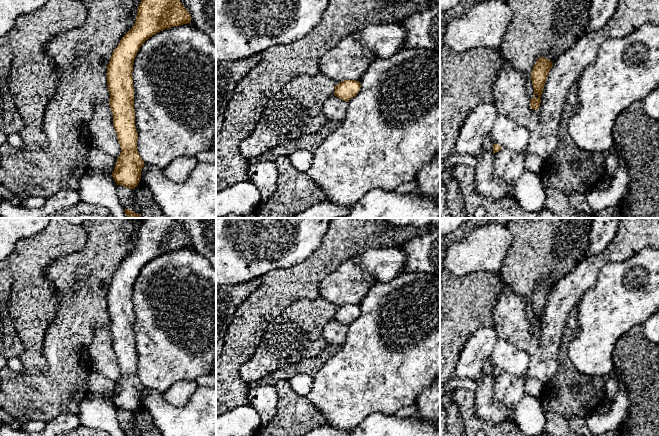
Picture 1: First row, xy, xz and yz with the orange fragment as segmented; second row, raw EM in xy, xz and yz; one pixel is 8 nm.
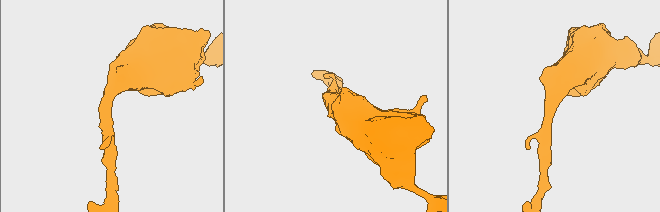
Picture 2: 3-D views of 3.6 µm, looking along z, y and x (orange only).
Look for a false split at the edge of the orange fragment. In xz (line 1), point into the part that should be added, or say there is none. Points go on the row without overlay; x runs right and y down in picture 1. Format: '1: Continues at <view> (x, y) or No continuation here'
1: No continuation here

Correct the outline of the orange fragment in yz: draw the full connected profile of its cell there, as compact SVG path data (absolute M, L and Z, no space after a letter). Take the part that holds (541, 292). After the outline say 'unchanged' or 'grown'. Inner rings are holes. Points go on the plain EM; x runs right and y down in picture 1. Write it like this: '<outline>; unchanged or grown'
M540 281L534 288L531 303L534 312L533 322L530 324L530 331L533 334L538 334L541 327L541 319L548 297L554 287L545 281Z; unchanged

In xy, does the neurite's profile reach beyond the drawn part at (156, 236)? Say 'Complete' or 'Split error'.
Complete

